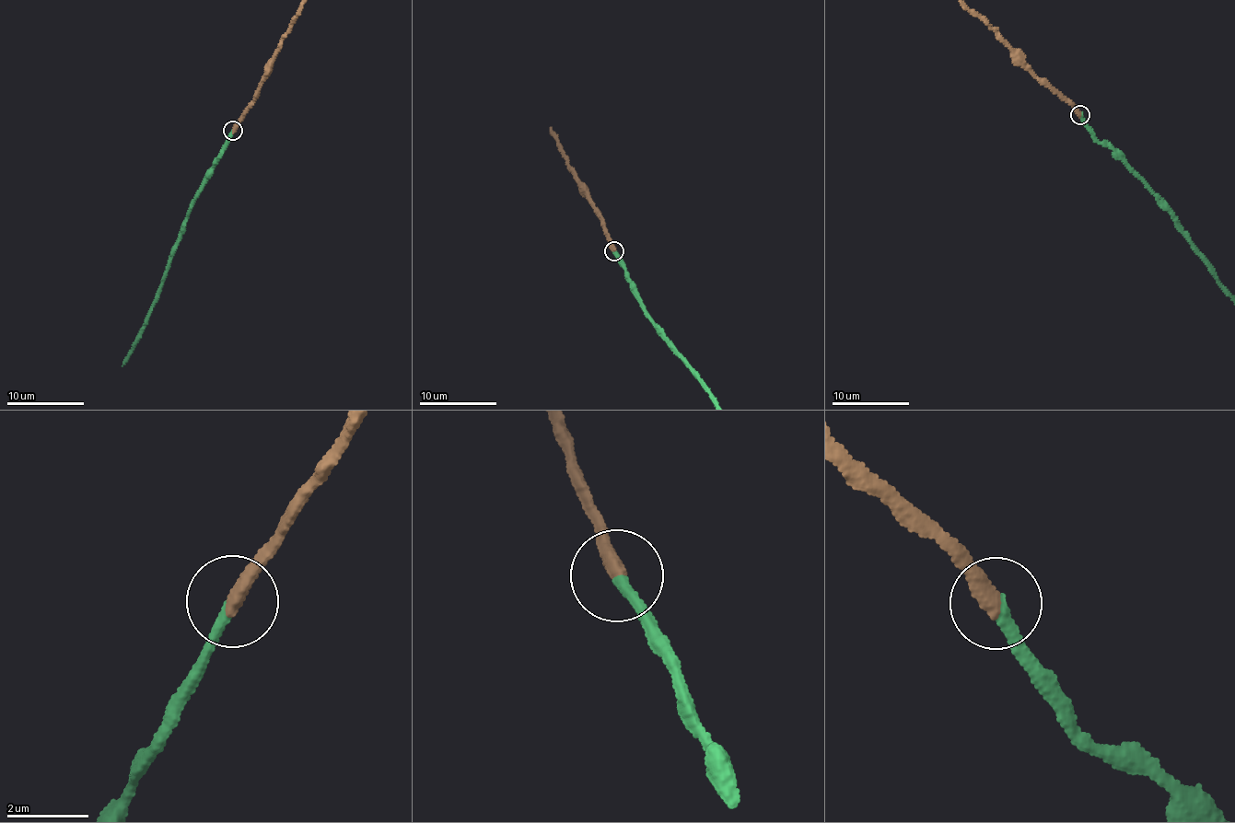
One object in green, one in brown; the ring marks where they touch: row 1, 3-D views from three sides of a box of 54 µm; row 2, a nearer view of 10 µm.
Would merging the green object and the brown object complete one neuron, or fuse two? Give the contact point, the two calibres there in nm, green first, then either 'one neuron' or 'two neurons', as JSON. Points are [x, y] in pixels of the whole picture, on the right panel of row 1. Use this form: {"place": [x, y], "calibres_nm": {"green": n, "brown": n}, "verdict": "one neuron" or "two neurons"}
{"place": [1080, 114], "calibres_nm": {"green": 300, "brown": 400}, "verdict": "one neuron"}

